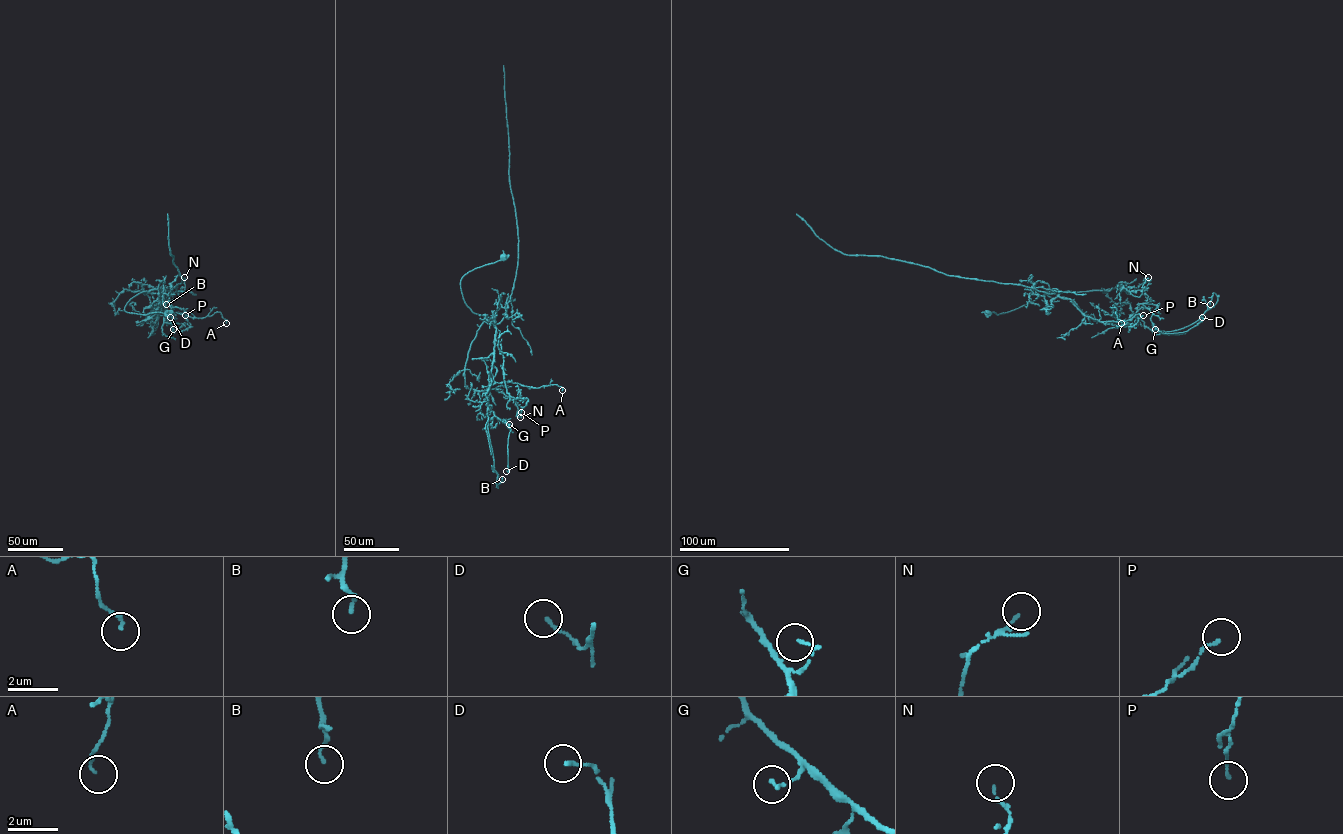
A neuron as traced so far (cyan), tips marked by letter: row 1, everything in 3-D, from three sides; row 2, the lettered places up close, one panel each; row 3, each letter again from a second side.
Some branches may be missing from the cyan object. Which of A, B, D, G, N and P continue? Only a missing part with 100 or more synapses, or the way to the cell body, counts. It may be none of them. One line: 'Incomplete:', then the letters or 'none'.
Incomplete: none

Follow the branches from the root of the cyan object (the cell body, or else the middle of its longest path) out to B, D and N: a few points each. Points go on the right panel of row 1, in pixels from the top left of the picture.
B: (988, 313), (1056, 289), (1092, 319), (1136, 315), (1170, 331), (1196, 322), (1214, 293), (1210, 304)
D: (988, 313), (1009, 312), (1056, 289), (1103, 322), (1128, 320), (1139, 304), (1162, 333), (1187, 331), (1202, 317)
N: (988, 313), (1013, 310), (1046, 291), (1106, 290), (1119, 282), (1120, 289), (1139, 297), (1148, 277)

